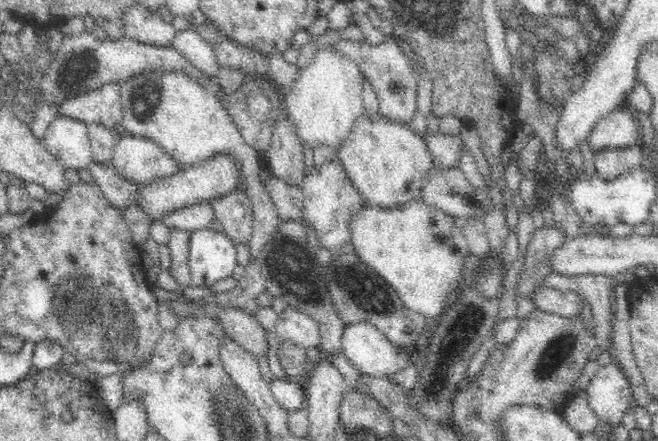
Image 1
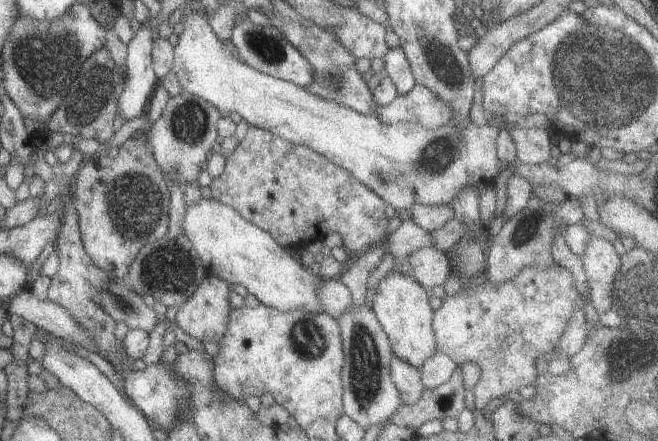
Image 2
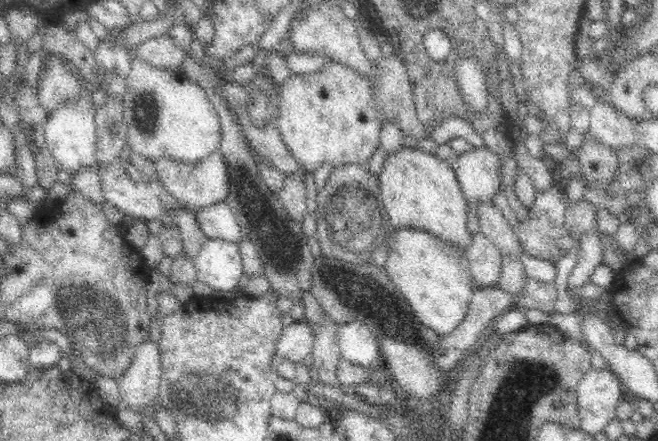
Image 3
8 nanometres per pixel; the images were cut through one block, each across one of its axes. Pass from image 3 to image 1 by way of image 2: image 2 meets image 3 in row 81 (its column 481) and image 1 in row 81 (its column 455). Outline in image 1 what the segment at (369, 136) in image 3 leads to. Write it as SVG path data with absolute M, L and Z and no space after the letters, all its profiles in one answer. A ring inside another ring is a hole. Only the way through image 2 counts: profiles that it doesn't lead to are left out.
M322 48L314 54L306 70L300 70L292 82L292 88L284 90L282 98L286 104L286 116L292 122L300 148L308 148L312 154L318 148L328 148L338 154L348 142L354 126L366 116L362 70L348 58L336 56L330 48Z

